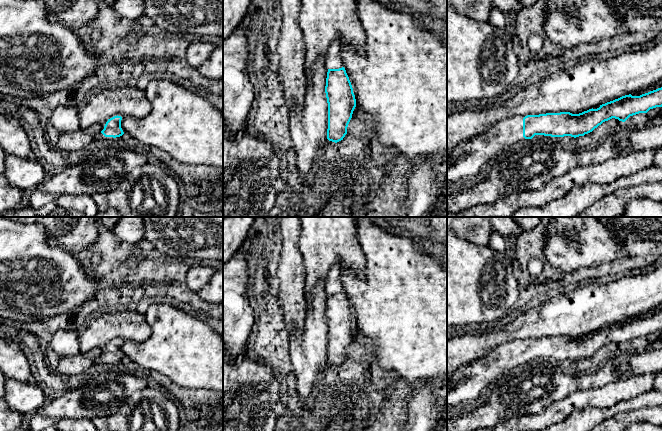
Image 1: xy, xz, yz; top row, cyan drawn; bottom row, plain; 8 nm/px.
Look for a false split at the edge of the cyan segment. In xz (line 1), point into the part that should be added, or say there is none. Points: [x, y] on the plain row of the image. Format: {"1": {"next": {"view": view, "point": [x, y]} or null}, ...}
{"1": {"next": {"view": "xz", "point": [333, 284]}}}

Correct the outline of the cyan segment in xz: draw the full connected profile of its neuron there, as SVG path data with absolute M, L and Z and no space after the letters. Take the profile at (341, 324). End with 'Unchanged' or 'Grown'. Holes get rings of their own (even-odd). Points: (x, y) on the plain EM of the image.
M334 264L325 282L328 293L325 317L328 327L327 363L343 364L356 331L356 323L340 280L340 265Z. Grown

